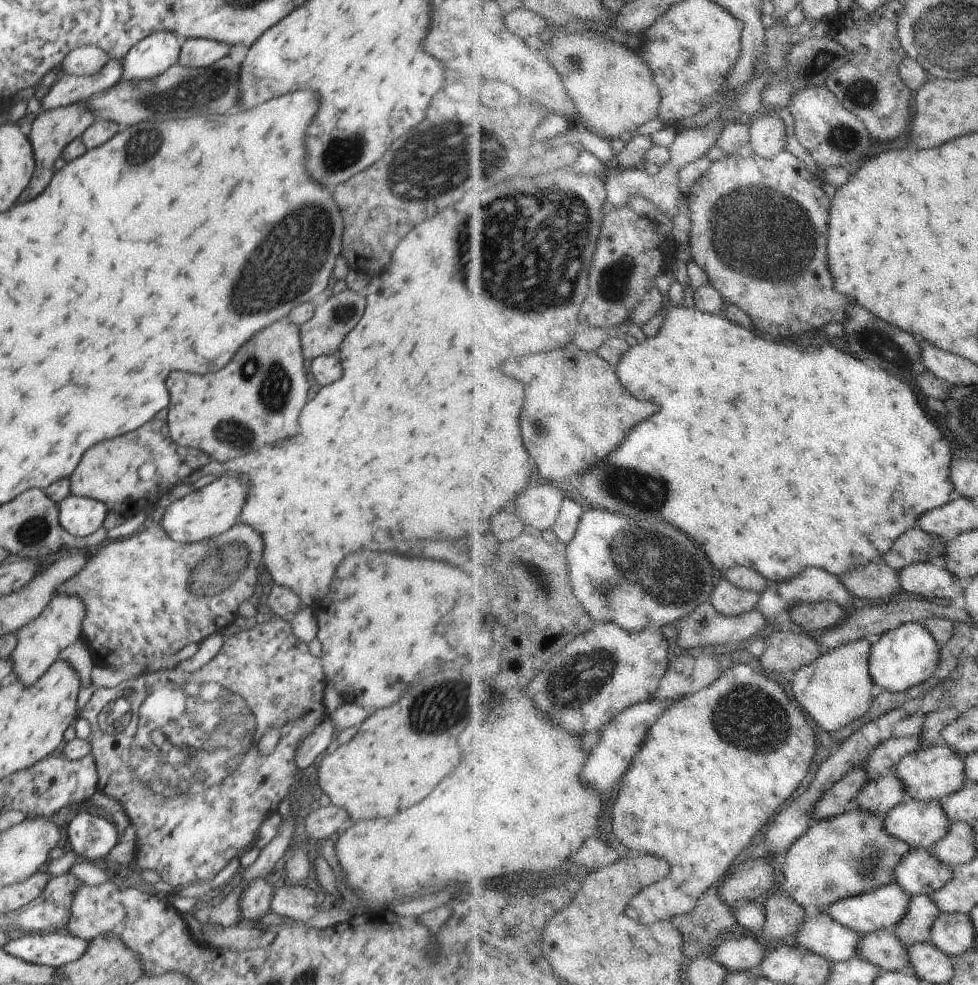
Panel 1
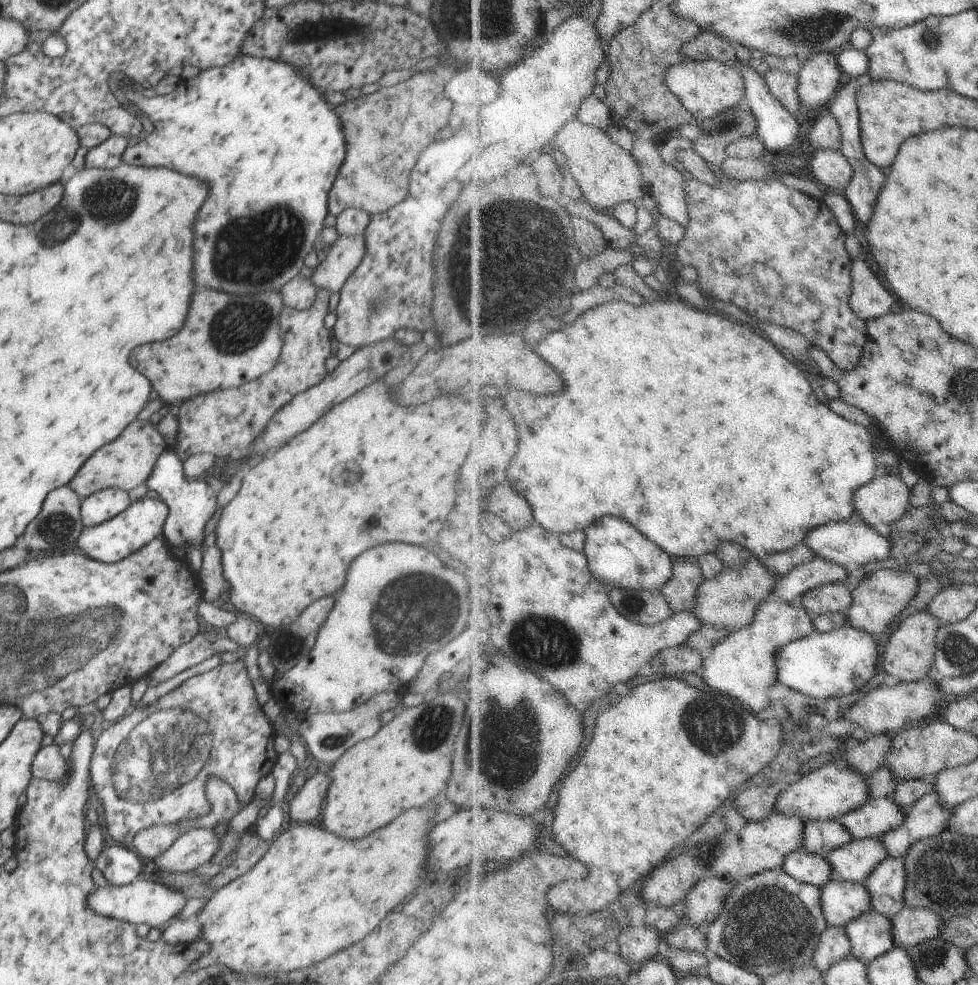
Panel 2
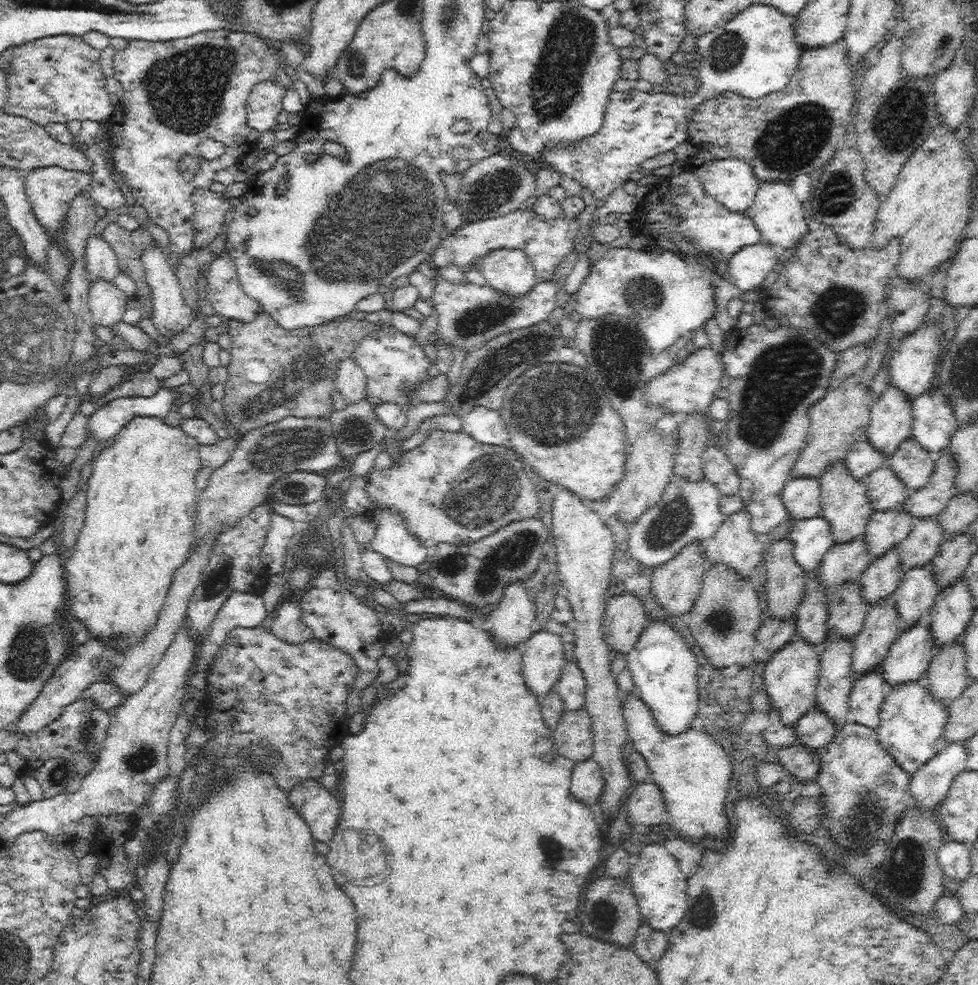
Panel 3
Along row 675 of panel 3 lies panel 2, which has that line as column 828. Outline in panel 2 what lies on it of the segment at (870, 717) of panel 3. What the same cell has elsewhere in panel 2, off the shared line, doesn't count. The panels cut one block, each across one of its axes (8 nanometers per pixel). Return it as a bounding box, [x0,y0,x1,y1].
[786,846,834,888]

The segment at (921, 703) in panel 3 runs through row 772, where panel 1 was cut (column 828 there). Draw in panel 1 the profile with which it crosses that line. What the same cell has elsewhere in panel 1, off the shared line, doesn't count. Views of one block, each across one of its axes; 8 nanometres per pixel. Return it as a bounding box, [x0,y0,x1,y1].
[818,883,913,935]

